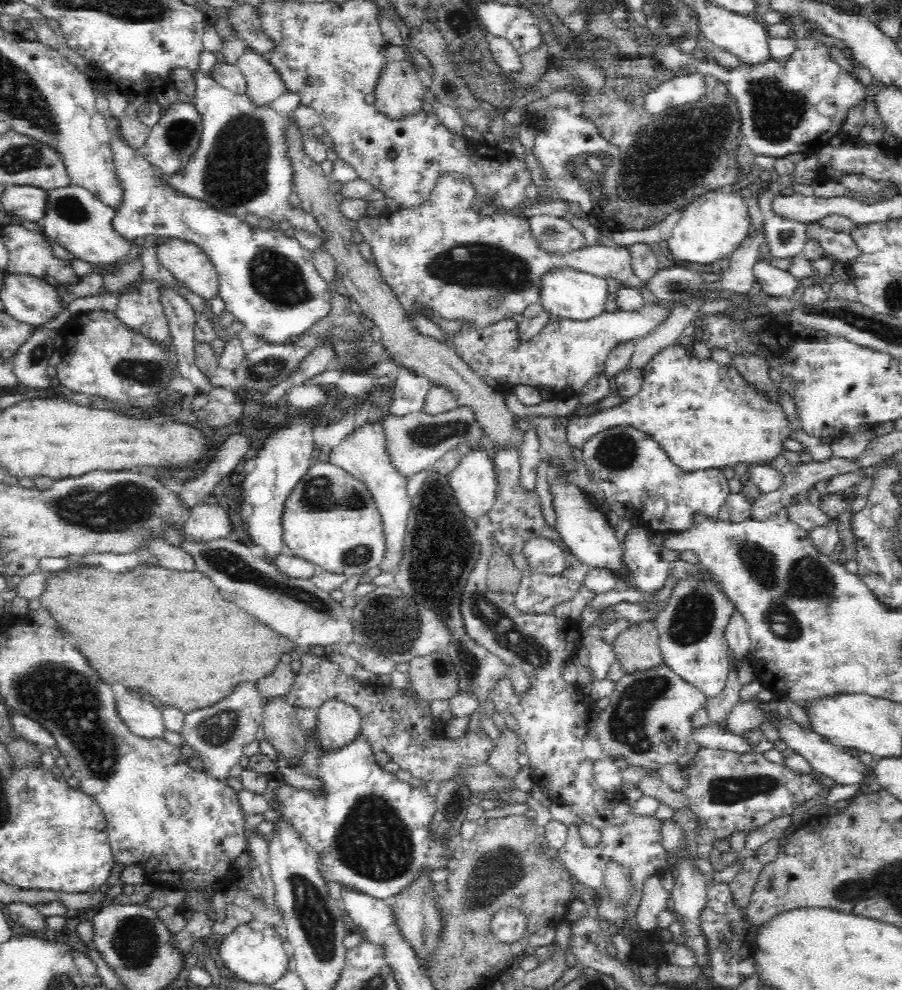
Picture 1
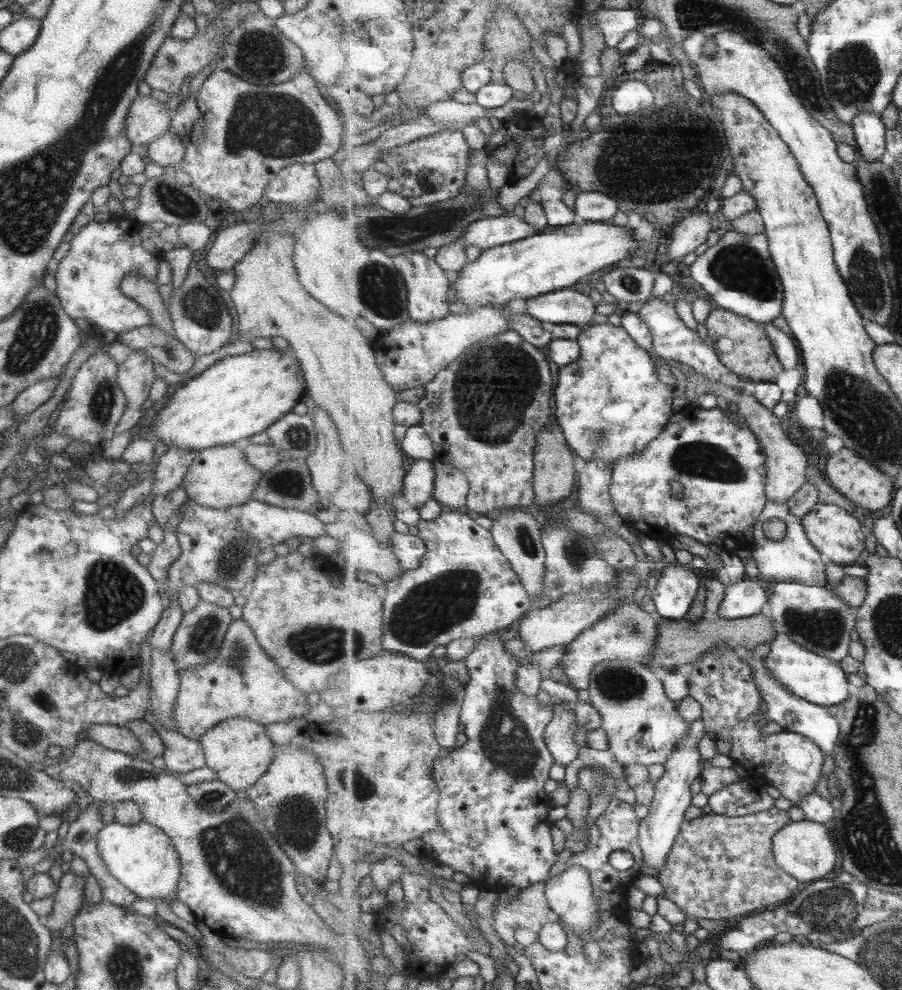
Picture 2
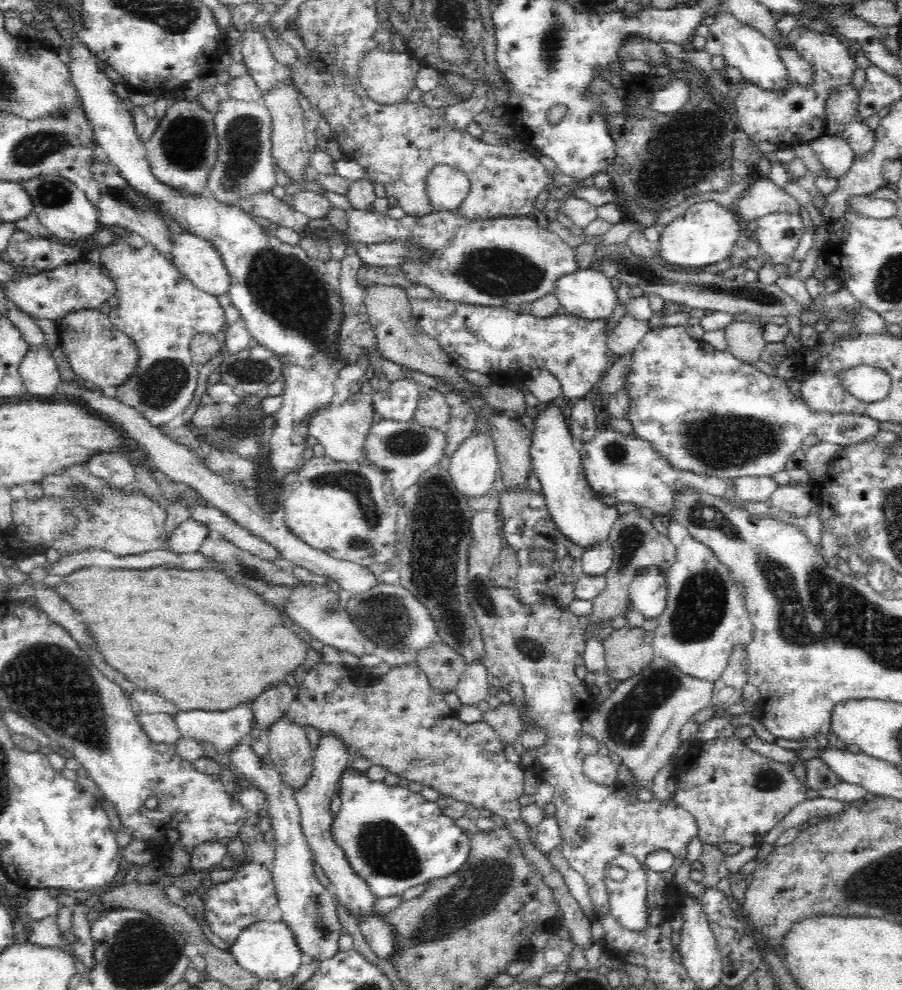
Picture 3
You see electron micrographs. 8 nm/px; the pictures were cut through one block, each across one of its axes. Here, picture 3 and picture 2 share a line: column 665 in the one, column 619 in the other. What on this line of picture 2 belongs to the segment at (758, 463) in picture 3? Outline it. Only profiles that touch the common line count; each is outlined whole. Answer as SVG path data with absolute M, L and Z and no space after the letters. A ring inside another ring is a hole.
M601 323L600 325L590 324L583 328L577 341L579 341L579 344L581 345L582 356L579 357L577 362L559 368L557 390L555 390L557 410L554 411L554 414L556 415L561 428L564 430L564 434L568 439L568 445L578 456L586 462L603 460L607 461L607 463L615 464L623 457L629 457L629 455L637 454L639 451L647 449L649 443L652 443L657 437L661 436L661 433L664 432L665 427L667 427L669 421L676 413L673 410L674 389L660 379L656 363L653 361L653 358L651 358L649 351L645 350L645 348L641 348L641 346L633 340L632 335L630 335L622 326L613 326L611 323Z

